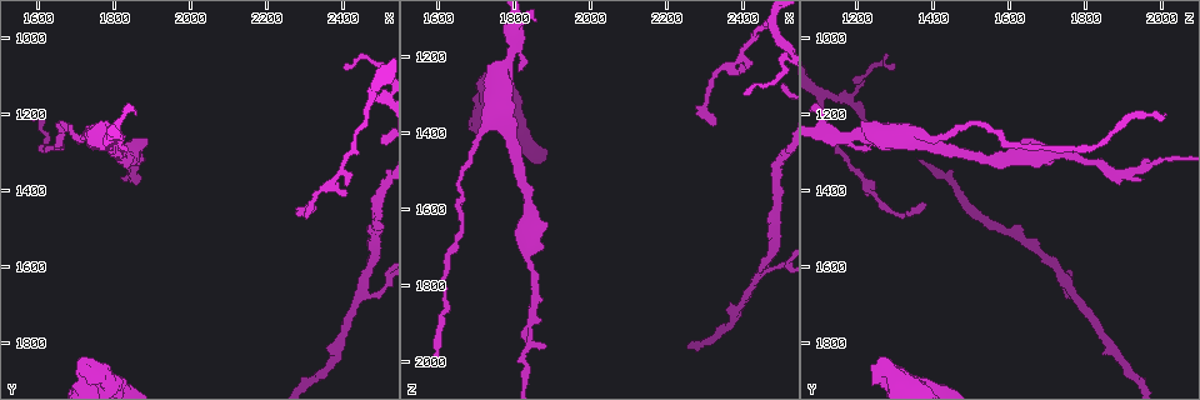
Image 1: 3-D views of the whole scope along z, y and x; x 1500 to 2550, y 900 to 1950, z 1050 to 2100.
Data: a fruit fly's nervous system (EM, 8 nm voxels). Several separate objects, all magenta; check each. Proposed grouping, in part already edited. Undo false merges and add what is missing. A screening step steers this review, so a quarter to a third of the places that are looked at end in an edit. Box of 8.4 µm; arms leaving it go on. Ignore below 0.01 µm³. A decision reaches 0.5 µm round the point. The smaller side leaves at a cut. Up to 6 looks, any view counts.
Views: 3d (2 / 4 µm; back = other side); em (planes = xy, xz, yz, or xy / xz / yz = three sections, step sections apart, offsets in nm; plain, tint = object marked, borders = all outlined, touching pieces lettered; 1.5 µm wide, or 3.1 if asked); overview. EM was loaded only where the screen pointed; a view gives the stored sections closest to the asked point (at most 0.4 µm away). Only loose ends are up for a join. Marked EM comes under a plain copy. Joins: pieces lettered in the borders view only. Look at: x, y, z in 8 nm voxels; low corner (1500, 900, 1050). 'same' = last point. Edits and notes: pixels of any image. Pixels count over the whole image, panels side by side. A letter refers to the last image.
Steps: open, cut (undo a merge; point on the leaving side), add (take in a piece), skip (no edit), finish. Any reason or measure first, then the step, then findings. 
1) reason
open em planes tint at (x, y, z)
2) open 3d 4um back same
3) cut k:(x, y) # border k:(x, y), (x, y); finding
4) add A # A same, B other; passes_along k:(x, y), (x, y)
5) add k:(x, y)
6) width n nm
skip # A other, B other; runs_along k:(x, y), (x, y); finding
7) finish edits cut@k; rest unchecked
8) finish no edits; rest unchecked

branch stops here
open em xy step 8 tint at (2405, 1075, 1305)

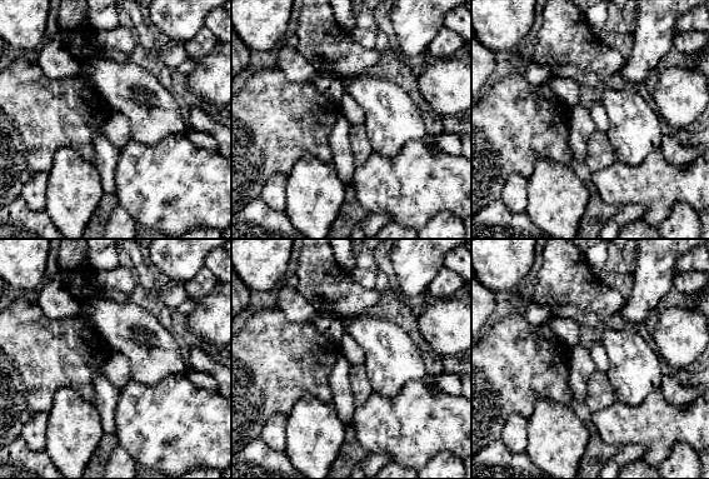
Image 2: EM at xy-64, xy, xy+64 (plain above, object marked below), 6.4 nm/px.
open em planes borders same

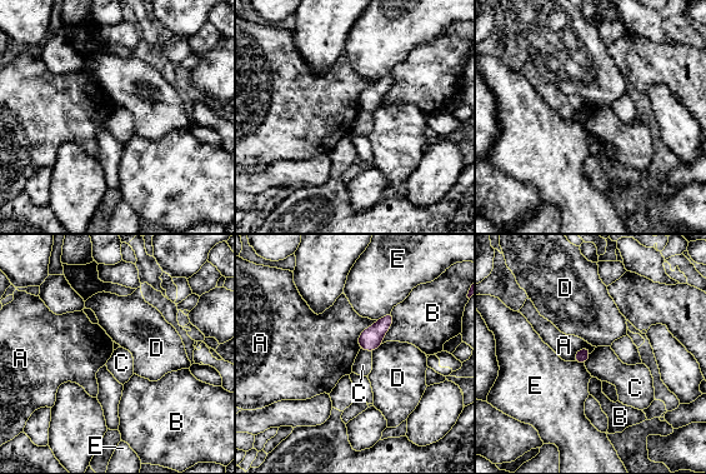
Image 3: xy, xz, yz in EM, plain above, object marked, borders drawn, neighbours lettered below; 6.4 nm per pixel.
longest_contact A 220 nm
skip # A other, B other, C other, D other, E other; border 3:(360, 348), (371, 352); none of them fits

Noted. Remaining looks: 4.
stops while still wide
open 3d 4um at (1700, 1890, 1275)

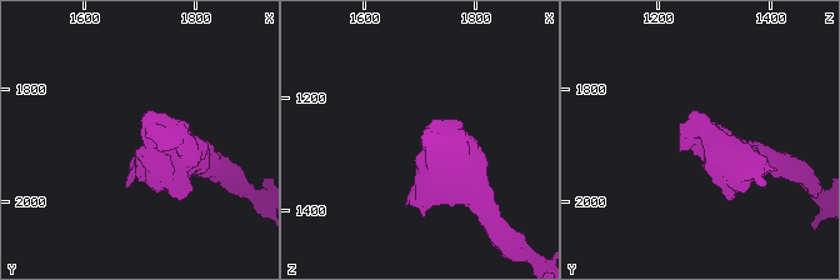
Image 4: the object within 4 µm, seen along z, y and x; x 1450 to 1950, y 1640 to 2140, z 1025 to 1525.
now the EM
open em planes borders at (1705, 1885, 1275)

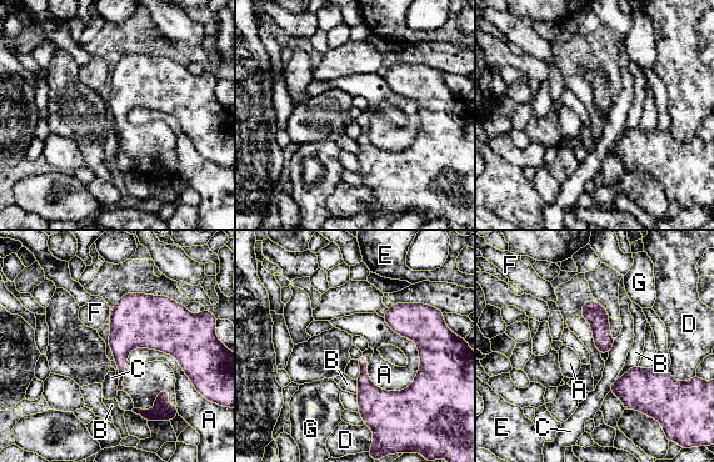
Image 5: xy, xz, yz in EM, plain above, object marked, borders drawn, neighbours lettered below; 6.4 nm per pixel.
skip # A other, B other, C other, D other, E other, F other, G other; no lettered piece goes on from it

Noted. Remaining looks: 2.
thick turns thin
open em planes borders at (1840, 1315, 1720)

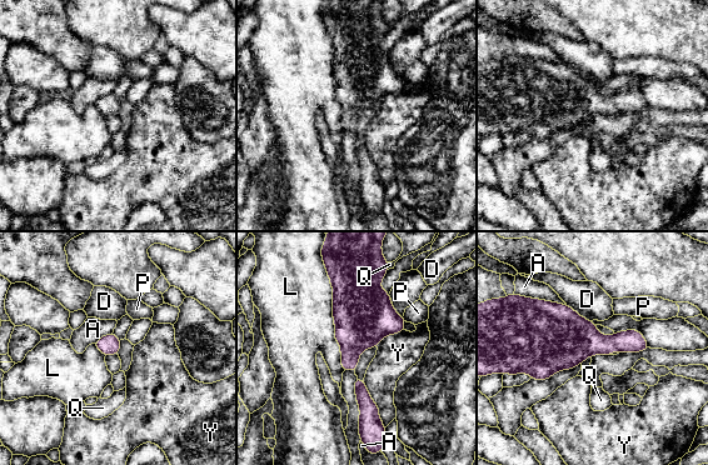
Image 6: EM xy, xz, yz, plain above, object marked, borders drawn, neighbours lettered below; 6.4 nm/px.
skip # A other, D other, L other, P other, Q other, Y other; border 6:(325, 270), (344, 370); one neuron here

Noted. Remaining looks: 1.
finish no edits; rest unchecked

